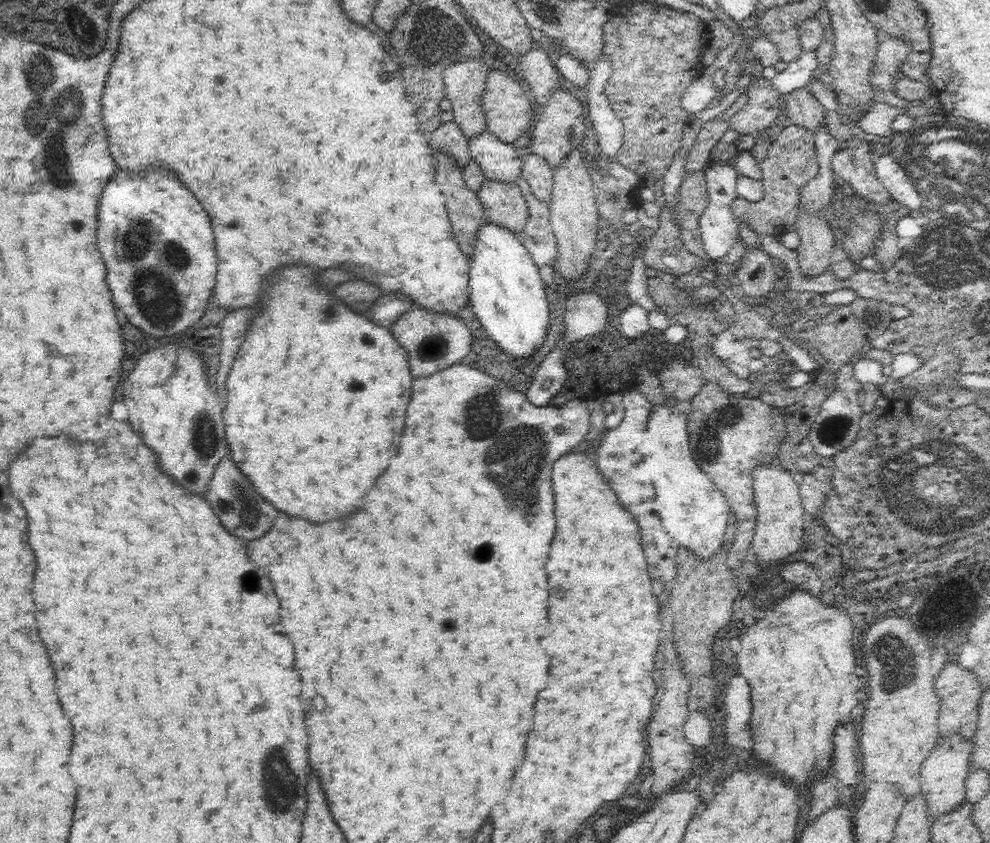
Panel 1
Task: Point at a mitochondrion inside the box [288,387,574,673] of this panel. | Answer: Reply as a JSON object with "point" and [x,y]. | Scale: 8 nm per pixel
{"point":[516,455]}

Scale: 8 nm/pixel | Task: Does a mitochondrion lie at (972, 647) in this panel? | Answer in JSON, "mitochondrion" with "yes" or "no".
{"mitochondrion":"no"}

